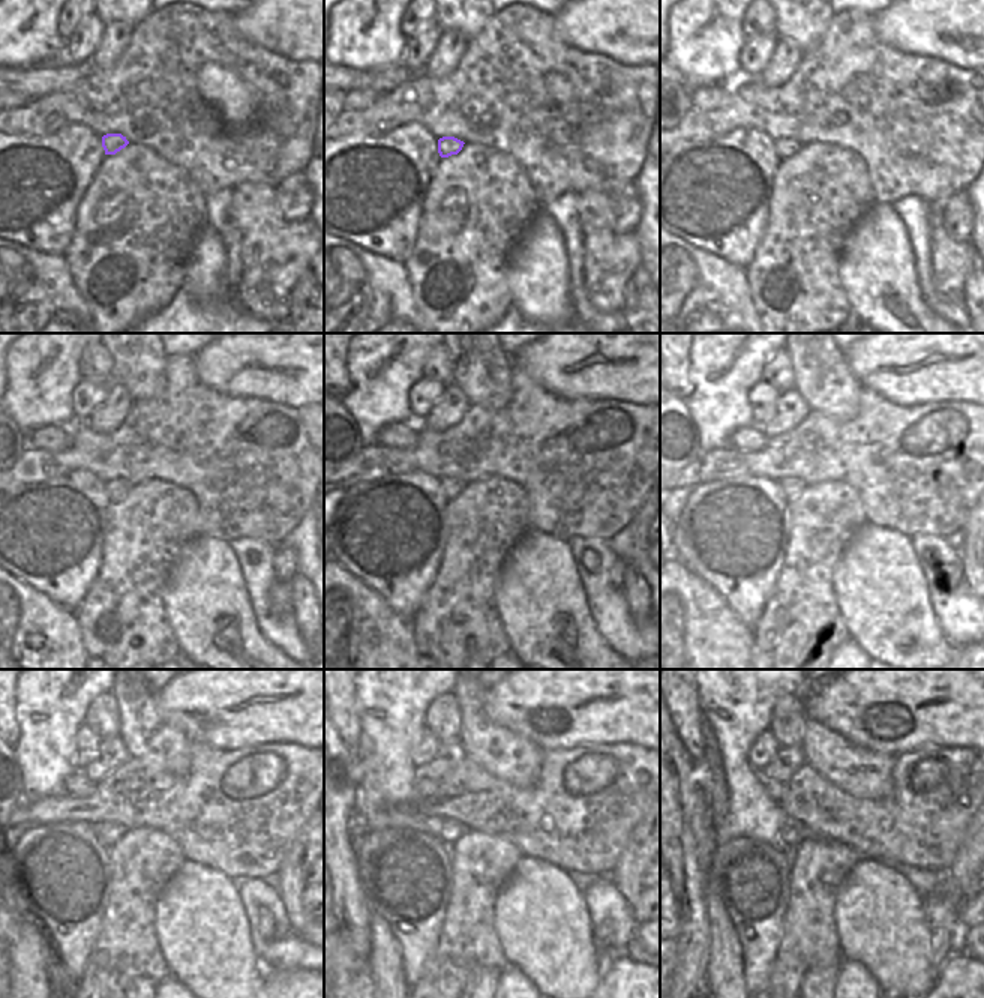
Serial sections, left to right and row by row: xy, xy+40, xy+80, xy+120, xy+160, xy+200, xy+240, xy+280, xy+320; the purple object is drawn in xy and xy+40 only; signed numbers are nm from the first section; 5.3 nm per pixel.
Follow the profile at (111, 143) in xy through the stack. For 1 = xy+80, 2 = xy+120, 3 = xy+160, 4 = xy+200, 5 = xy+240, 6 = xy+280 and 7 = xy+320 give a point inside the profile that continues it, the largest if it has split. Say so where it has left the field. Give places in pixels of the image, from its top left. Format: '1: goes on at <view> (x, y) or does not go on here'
1: goes on at xy+80 (785, 149)
2: goes on at xy+120 (116, 489)
3: goes on at xy+160 (452, 488)
4: goes on at xy+200 (791, 488)
5: goes on at xy+240 (110, 832)
6: goes on at xy+280 (450, 830)
7: goes on at xy+320 (788, 835)

